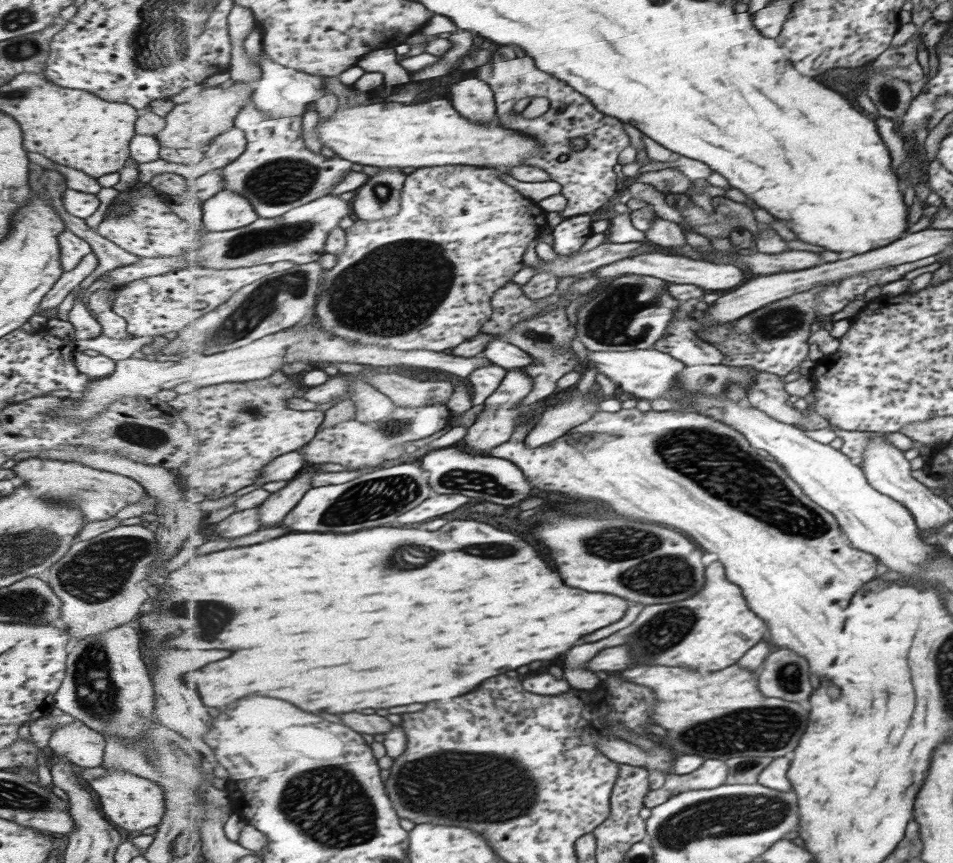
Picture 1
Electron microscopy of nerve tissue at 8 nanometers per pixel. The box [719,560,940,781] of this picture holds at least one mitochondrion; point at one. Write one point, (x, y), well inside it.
(790, 677)

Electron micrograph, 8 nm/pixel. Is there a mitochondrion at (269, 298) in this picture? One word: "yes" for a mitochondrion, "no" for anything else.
yes

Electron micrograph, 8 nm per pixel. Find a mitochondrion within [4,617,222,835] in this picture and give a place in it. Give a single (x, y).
(95, 693)

